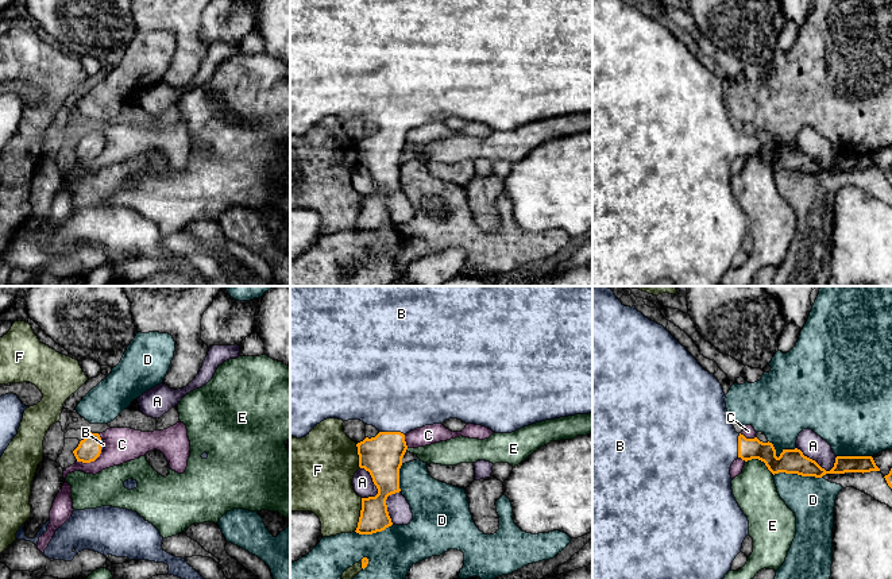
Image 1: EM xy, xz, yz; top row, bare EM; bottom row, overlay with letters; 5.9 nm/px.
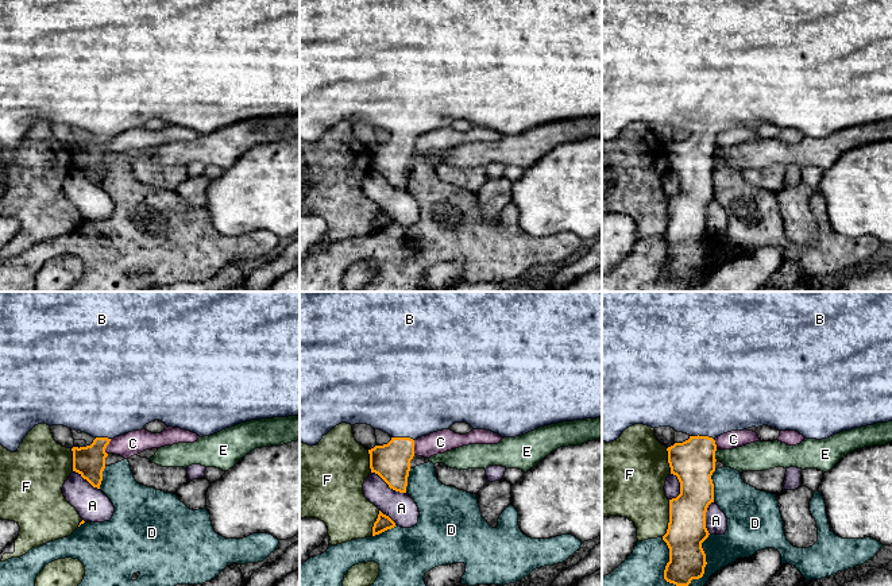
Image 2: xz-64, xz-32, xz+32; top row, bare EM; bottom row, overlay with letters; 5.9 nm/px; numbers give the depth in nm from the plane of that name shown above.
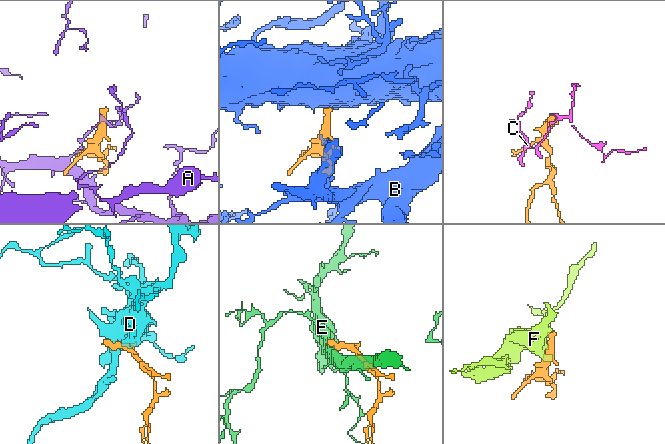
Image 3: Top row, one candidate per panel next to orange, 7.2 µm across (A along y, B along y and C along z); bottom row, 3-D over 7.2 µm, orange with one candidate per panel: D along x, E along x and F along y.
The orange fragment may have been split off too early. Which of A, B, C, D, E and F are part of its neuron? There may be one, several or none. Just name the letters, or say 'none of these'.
B

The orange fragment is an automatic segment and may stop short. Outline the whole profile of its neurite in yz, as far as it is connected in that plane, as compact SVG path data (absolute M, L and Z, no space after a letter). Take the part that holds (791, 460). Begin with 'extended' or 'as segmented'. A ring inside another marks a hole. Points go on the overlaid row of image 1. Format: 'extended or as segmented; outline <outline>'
extended; outline M592 286L592 579L723 579L741 552L749 534L749 521L738 506L733 490L730 467L741 458L758 459L775 475L779 472L822 478L826 474L880 471L872 456L837 456L830 471L803 455L798 448L783 449L776 456L772 443L737 433L729 417L725 393L714 377L663 325L649 320L636 306L625 306L607 286Z

